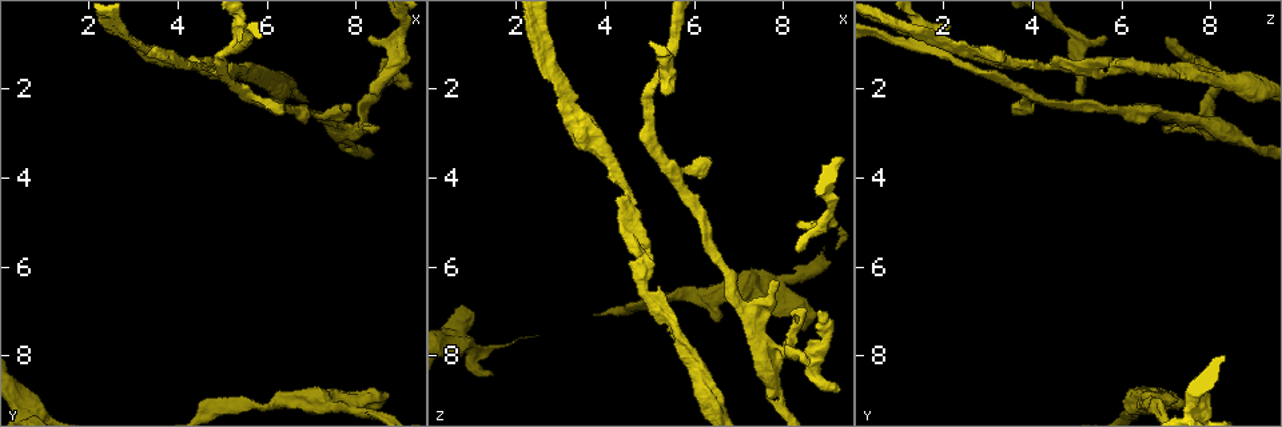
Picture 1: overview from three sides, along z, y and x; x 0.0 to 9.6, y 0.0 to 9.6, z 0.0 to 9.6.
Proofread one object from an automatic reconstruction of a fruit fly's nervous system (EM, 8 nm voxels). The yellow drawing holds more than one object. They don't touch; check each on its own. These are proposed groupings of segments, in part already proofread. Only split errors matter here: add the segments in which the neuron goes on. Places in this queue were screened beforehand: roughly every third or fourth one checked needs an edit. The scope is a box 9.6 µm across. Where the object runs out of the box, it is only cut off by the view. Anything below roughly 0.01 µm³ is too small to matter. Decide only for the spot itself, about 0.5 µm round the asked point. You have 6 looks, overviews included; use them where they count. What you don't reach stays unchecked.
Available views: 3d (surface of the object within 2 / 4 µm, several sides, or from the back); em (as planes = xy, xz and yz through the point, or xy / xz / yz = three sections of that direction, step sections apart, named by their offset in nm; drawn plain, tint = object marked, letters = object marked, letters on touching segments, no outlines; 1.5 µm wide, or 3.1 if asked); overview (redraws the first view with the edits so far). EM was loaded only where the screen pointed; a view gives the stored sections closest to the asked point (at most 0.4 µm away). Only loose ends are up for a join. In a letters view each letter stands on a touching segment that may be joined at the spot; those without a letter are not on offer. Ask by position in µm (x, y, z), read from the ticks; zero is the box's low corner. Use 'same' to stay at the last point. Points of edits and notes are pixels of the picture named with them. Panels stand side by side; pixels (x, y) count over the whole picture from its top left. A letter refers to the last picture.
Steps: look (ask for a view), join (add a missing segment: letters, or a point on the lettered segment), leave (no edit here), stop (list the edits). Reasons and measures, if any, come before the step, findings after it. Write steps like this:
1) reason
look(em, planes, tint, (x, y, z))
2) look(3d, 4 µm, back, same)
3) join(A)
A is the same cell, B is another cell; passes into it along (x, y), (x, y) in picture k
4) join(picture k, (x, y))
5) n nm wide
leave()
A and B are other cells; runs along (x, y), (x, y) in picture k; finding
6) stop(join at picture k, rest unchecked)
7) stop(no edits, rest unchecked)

an open end
look(em, yz, step 4, letters, (8.30, 9.15, 7.40))

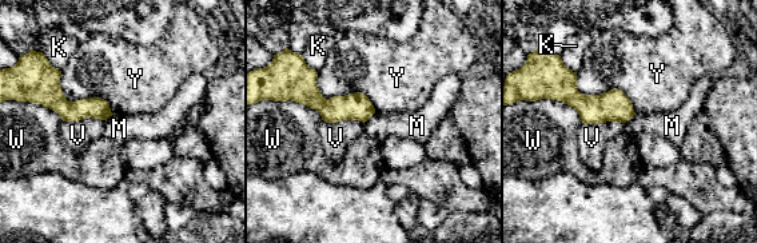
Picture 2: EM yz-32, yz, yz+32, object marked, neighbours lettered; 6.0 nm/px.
leave()
K, M, V, W and Y are other cells; border along (374, 112), (363, 123) in picture 2; none of them fits

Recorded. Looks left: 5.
an open end
look(3d, 4 µm, back, (7.90, 2.35, 6.35))

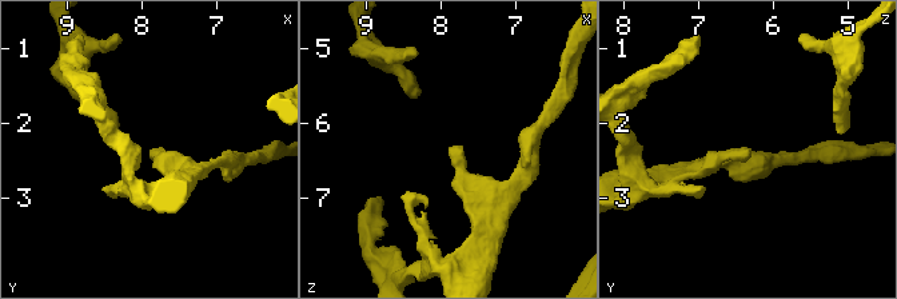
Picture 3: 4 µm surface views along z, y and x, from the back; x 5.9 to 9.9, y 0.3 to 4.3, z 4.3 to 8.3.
shape alone is not enough
look(em, yz, step 8, letters, (7.85, 2.40, 6.40))

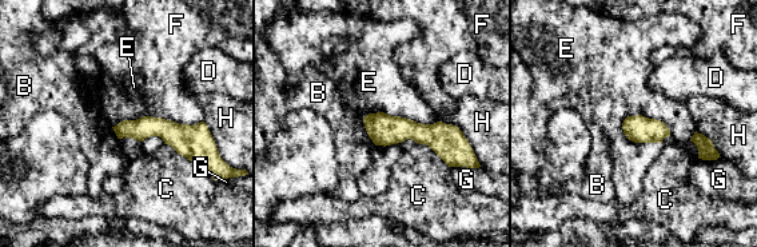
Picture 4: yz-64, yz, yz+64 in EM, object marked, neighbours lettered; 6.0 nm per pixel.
110 nm wide; F touches over 550 nm
leave()
B, C, D, E, F, G and H are other cells; no lettered segment goes on from it

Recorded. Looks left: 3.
an open end
look(em, planes, letters, (8.30, 0.75, 5.60))

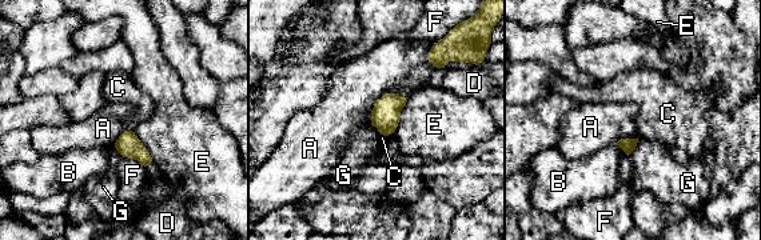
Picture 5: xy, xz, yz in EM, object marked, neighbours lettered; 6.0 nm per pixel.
leave()
A, B, C, D, E, F and G are other cells; border along (407, 96), (383, 94), (370, 123) in picture 5; no lettered segment goes on from it

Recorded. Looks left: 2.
stop(no edits, rest unchecked)

